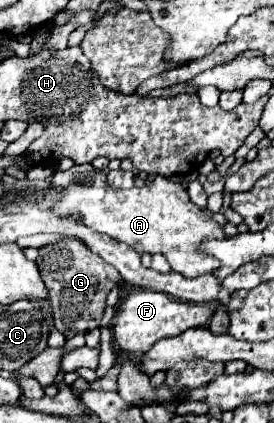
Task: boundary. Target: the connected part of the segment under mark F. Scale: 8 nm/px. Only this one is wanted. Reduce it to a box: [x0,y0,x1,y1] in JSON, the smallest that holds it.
[113,289,215,353]

